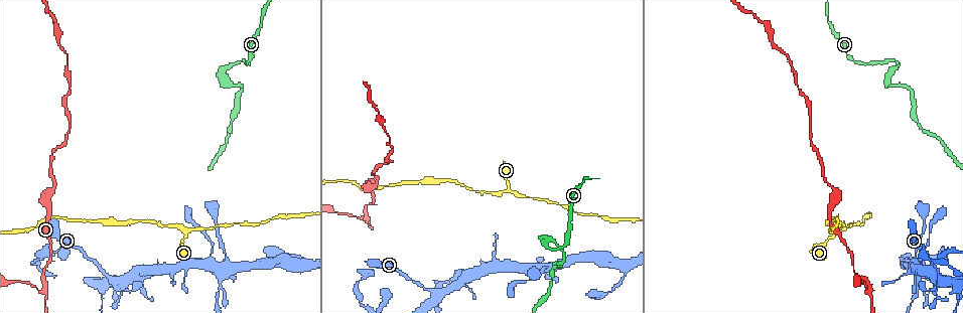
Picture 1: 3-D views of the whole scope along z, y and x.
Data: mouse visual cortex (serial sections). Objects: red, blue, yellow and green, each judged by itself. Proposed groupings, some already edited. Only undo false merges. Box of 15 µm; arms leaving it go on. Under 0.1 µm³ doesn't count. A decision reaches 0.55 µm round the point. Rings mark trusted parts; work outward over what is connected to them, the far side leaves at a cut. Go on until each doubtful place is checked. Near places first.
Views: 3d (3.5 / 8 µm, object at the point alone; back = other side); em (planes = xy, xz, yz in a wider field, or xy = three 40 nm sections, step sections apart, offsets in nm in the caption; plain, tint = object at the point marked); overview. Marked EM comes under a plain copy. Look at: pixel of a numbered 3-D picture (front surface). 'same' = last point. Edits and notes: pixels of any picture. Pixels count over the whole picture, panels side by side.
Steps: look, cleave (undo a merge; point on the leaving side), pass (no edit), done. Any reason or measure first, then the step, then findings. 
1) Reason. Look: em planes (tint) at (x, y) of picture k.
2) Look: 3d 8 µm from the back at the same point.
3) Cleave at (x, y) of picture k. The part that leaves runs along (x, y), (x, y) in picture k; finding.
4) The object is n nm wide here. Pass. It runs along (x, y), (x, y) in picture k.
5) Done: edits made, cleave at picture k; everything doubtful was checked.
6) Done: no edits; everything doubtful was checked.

Calibre changes. Look: 3d 3.5 µm at (890, 73) of picture 1.

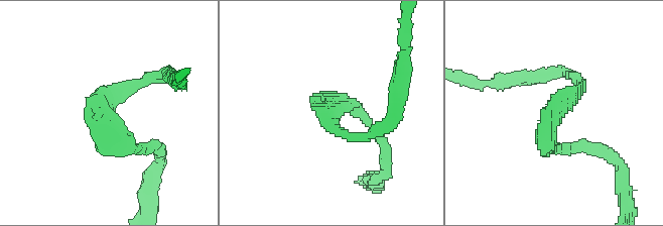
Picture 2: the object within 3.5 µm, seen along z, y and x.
Look: em planes (tint) at (101, 105) of picture 2.

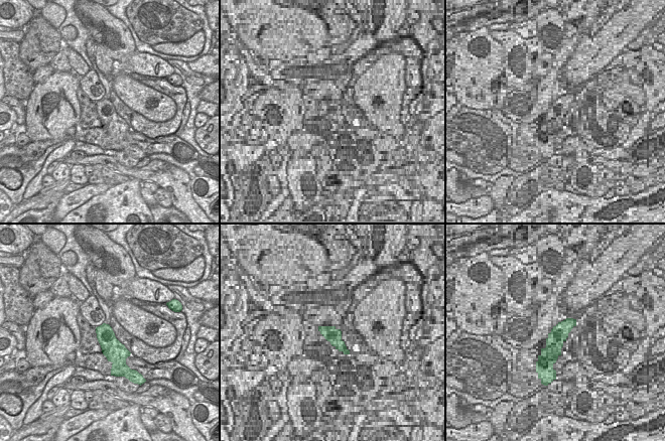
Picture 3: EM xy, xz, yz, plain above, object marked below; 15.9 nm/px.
The arms are 150, 250 nm wide. Pass. All the same cell.

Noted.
Thick turns thin. Look: 3d 3.5 µm at (219, 294) of picture 1.

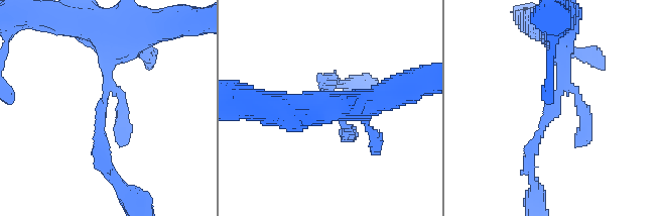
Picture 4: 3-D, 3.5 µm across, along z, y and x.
Look: em xy step 2 (tint) at (557, 99) of picture 4.

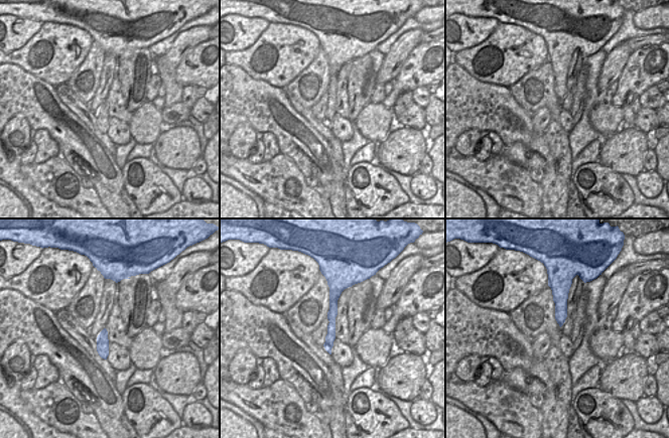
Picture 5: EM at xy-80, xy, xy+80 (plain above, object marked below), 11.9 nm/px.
Pass. It runs along (557, 28), (560, 93), (529, 158) in picture 4; all the same cell.

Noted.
A narrow waist. Look: 3d 3.5 µm at (44, 290) of picture 1.

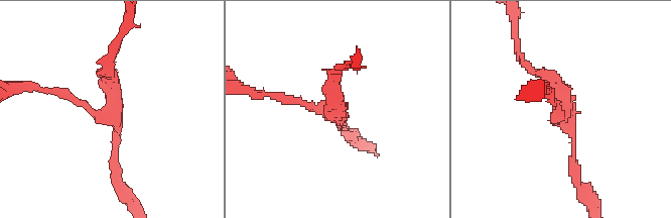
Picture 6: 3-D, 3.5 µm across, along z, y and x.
3 arms meet here; the arms are 100, 150, 200 nm wide; now the EM. Look: em xy step 5 (tint) at (563, 110) of picture 6.

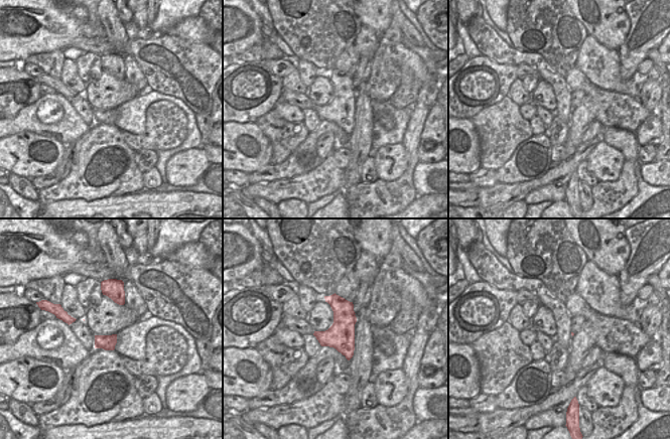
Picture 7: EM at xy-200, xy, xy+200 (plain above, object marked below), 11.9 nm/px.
Pass. It runs along (109, 63), (106, 115), (52, 91) in picture 6; one cell here.

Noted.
Done: no edits; everything doubtful was checked.

